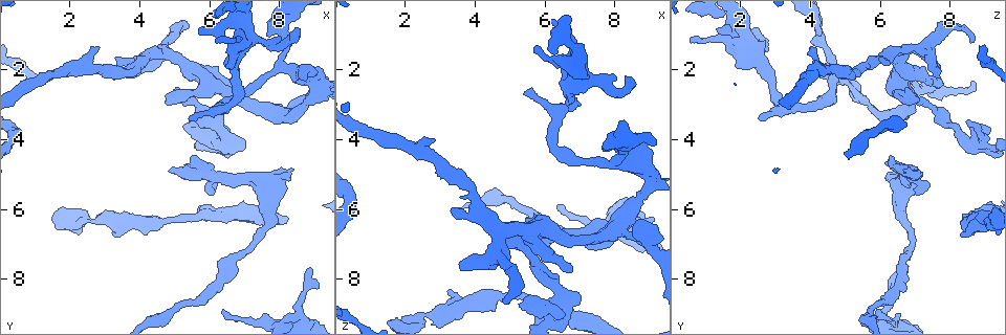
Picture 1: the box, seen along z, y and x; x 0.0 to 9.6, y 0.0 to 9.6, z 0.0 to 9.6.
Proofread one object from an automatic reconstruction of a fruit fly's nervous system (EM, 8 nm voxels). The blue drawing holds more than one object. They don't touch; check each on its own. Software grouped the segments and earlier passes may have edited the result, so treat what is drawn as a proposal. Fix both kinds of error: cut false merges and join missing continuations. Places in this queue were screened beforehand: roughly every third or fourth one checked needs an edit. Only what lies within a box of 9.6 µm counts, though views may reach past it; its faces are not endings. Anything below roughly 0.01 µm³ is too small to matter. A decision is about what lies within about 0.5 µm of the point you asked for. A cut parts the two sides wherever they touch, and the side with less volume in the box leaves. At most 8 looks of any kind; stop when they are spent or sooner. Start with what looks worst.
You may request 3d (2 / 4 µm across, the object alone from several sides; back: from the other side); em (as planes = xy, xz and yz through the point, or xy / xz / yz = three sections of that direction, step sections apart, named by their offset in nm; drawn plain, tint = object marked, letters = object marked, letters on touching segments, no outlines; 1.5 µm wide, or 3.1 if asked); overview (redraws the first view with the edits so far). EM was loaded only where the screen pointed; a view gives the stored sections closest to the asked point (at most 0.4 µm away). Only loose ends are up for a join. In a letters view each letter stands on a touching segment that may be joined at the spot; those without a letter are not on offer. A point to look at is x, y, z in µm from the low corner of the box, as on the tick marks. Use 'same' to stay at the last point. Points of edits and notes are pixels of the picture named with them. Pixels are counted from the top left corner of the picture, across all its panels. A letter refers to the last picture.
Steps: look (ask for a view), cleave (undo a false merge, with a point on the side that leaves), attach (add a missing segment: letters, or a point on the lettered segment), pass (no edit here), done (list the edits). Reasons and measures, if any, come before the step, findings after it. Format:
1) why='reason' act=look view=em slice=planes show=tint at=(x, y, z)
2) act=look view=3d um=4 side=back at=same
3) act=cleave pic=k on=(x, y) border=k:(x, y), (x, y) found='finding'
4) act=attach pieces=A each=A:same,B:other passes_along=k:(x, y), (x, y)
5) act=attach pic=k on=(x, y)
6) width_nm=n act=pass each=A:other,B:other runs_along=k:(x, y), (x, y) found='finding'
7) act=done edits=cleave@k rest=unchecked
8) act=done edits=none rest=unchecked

why='free end' act=look view=3d um=4 at=(3.20, 6.75, 8.35)

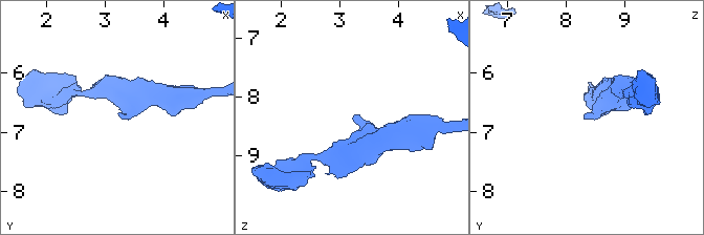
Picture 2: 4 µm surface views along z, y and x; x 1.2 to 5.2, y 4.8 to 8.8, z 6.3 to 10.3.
why='need the tissue' act=look view=em slice=planes show=letters at=(3.25, 6.70, 8.35)

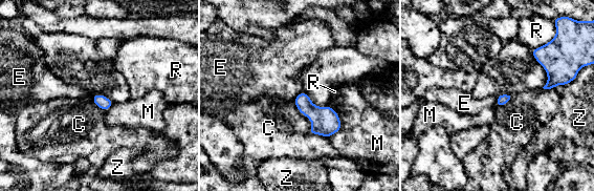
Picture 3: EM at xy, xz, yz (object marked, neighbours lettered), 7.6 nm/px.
act=pass each=C:other,E:other,M:other,R:other,Z:other border=3:(301, 91), (293, 100) found='no lettered segment goes on from it'

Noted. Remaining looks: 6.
why='arms part here' act=look view=3d um=2 at=(8.00, 3.35, 6.55)

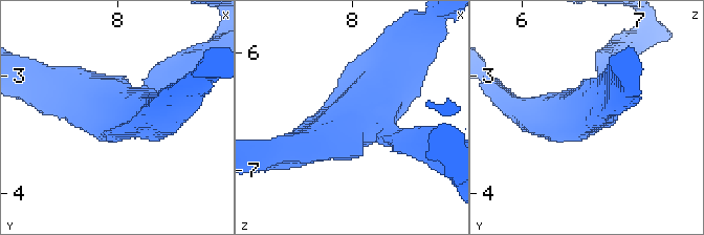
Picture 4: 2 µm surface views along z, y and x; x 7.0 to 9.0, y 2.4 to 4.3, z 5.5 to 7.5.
why='now the EM' act=look view=em slice=xz step=4 show=letters at=(8.04, 3.30, 6.48)

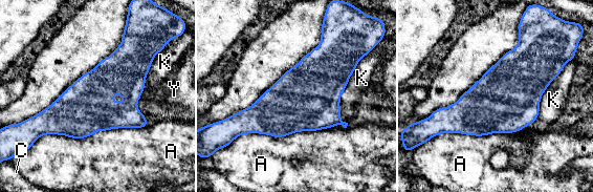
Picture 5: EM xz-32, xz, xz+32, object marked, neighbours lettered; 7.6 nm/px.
act=look view=em slice=planes show=letters at=same

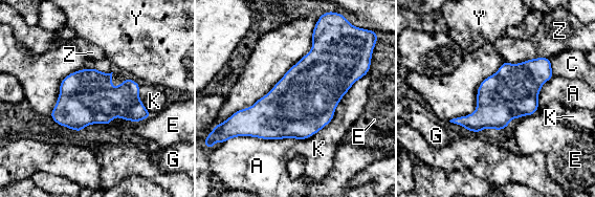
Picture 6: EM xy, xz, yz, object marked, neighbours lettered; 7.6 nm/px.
width_nm=400 act=pass each=A:other,C:other,E:other,G:other,K:other,Y:other,Z:other border=6:(151, 114), (134, 123) found='continuous, no second neuron'

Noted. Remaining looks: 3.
why='four-way junction' act=look view=em slice=planes show=letters at=(8.25, 1.95, 4.75)

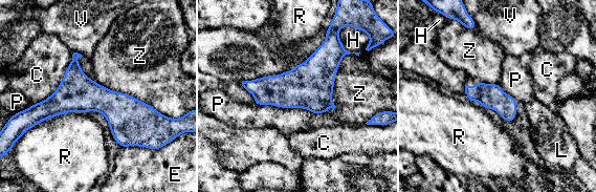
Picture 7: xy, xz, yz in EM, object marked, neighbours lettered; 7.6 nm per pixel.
act=pass each=C:other,E:other,H:other,L:other,P:other,R:other,V:other,Z:other border=7:(255, 103), (306, 108), (314, 113) found='all the same neuron'

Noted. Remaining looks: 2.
act=done edits=none rest=unchecked

